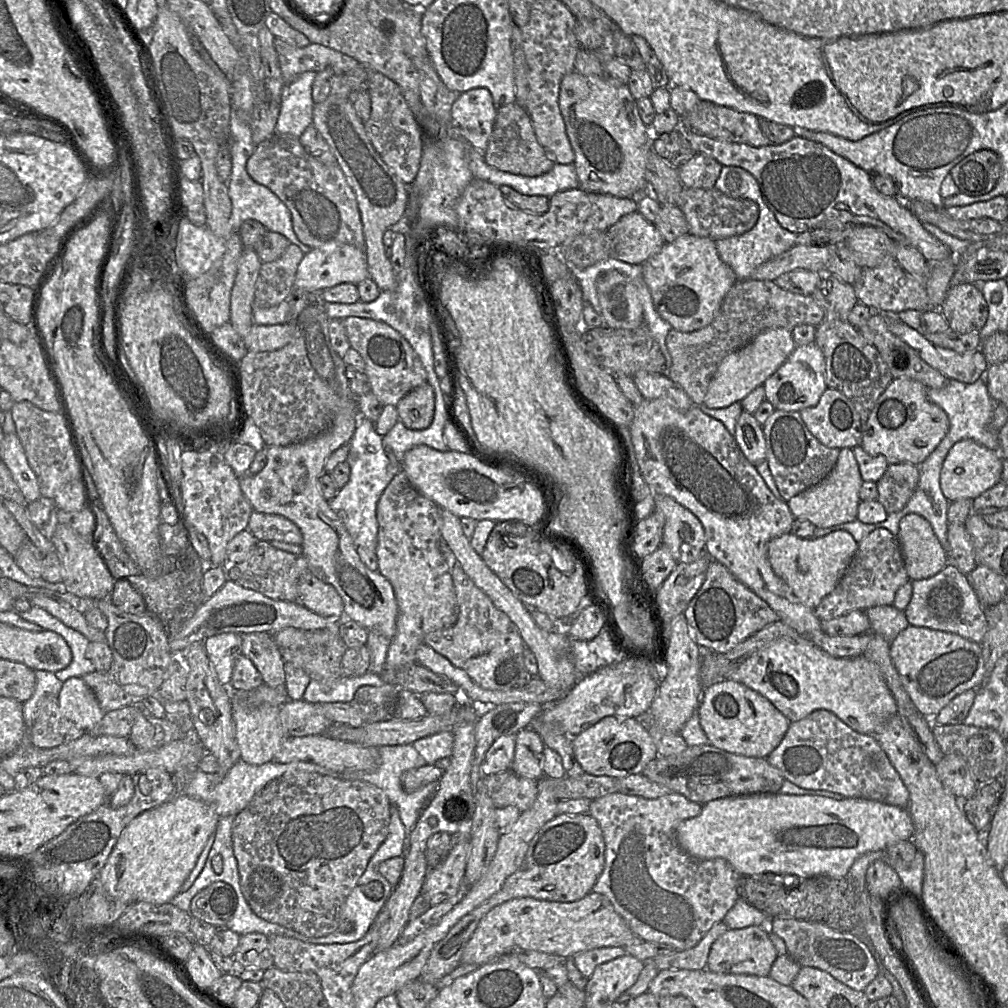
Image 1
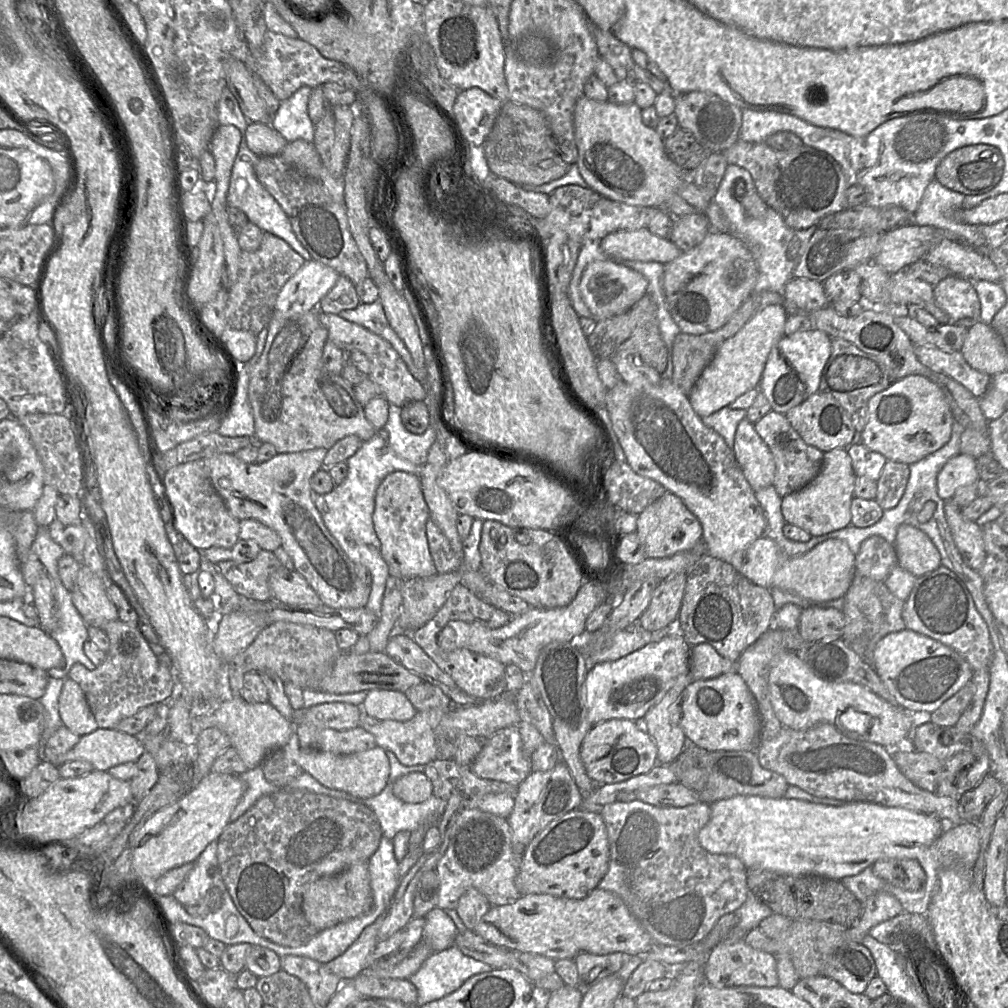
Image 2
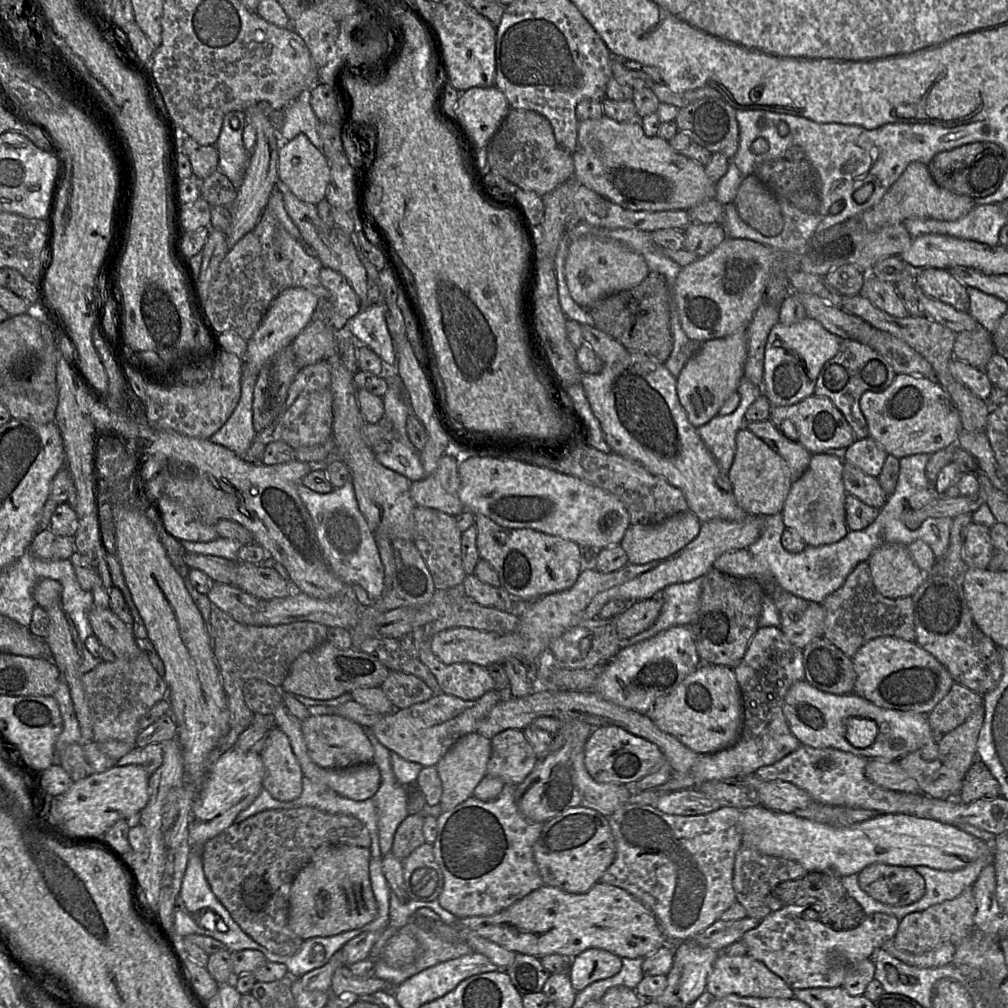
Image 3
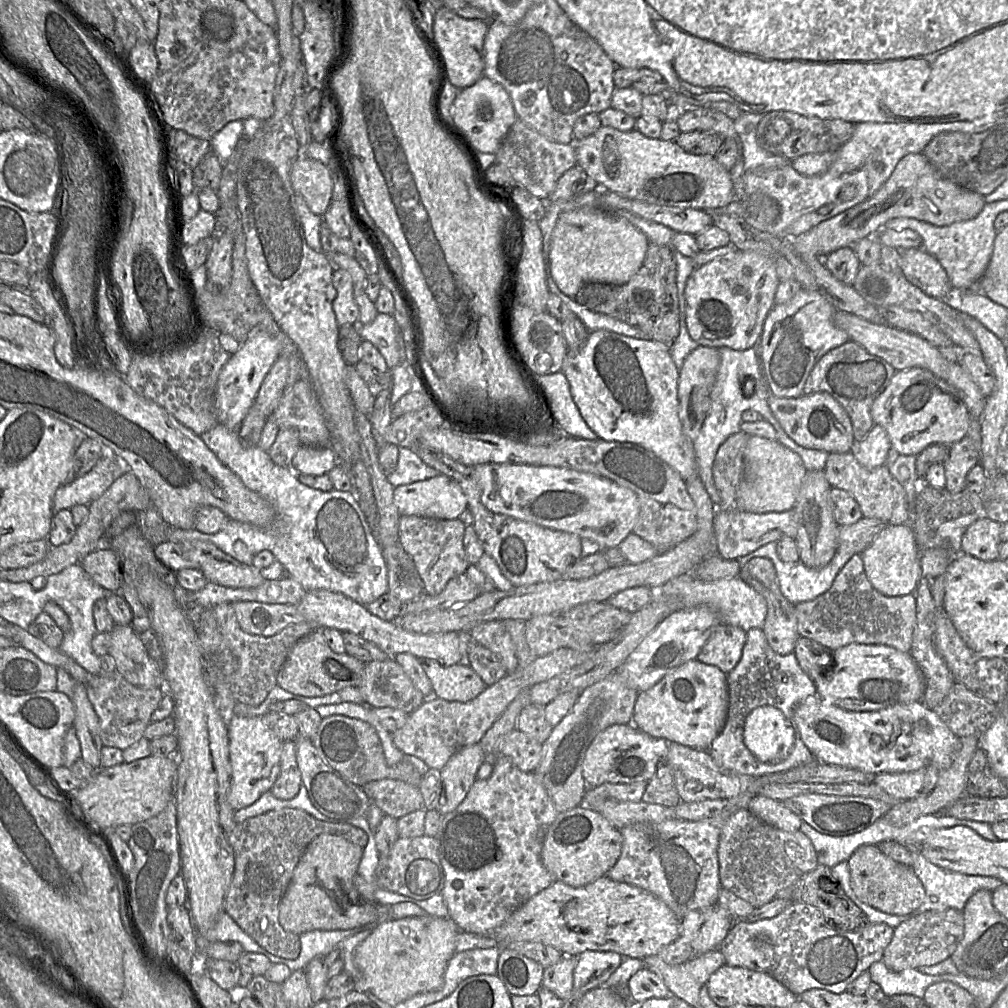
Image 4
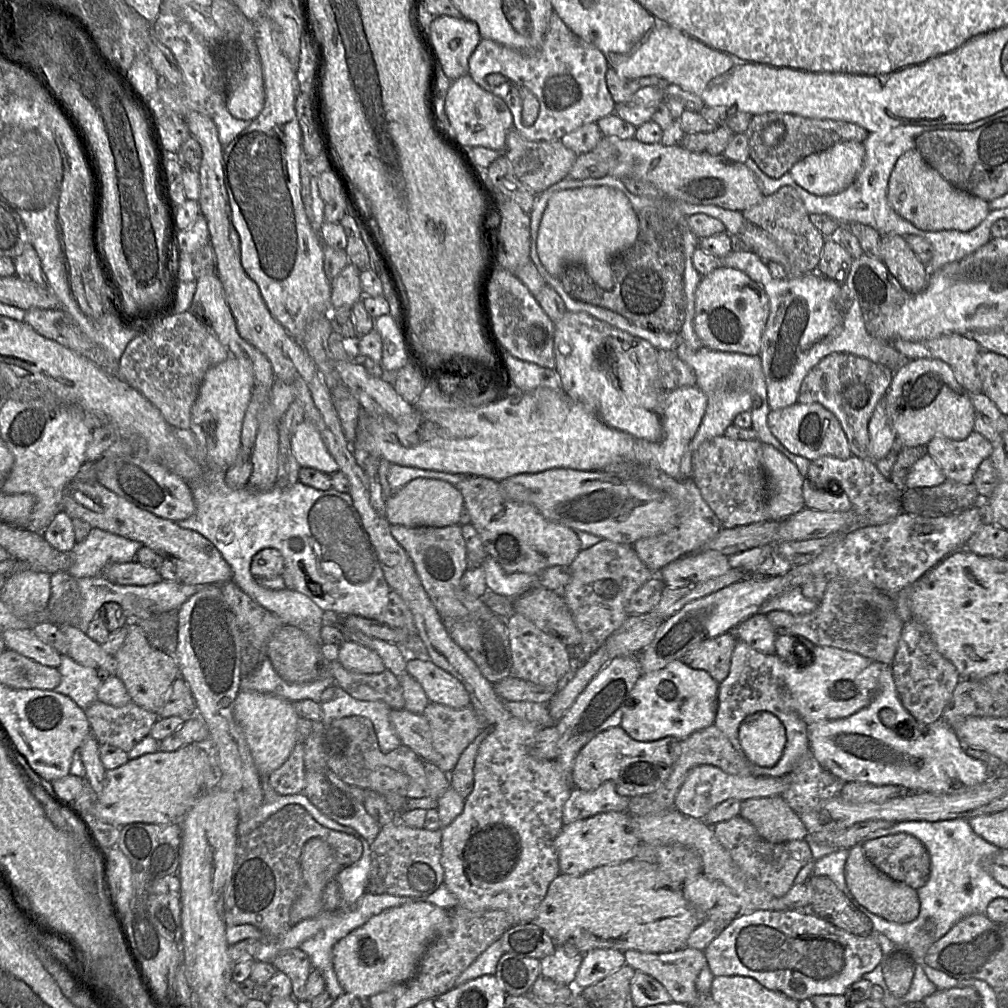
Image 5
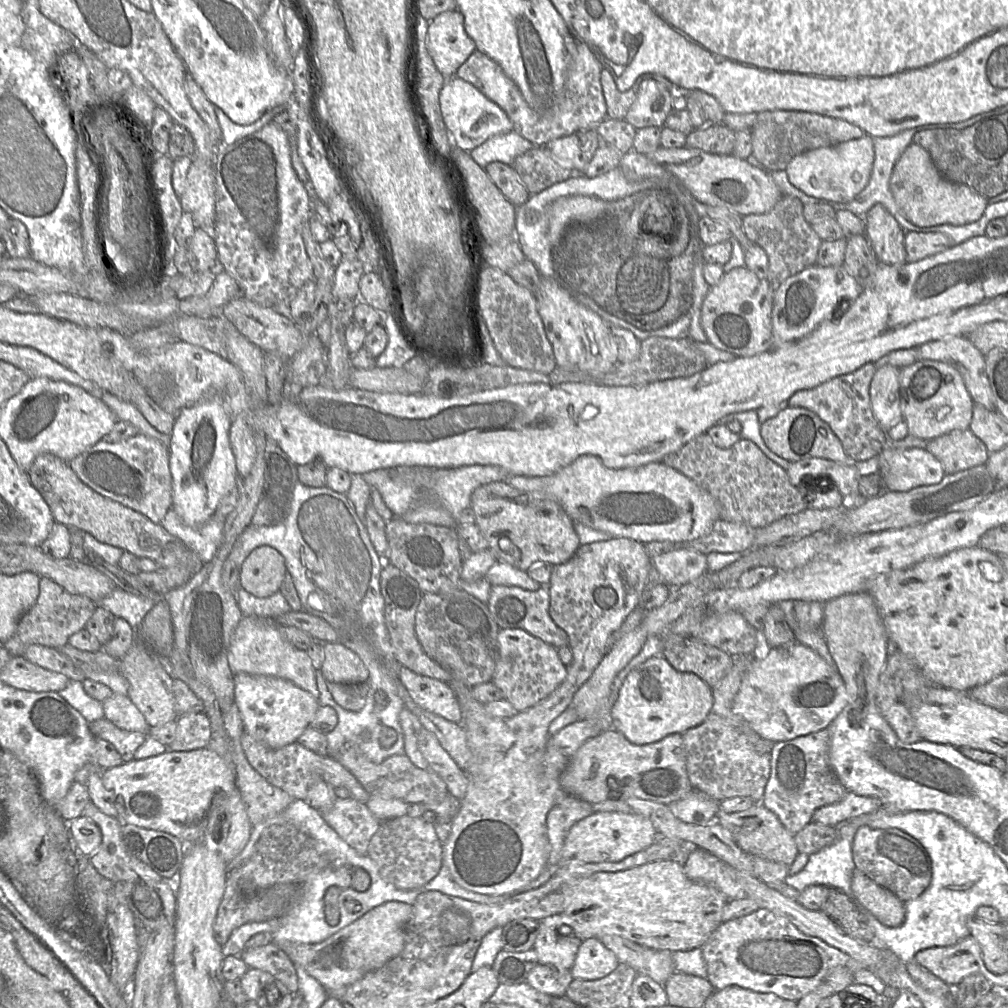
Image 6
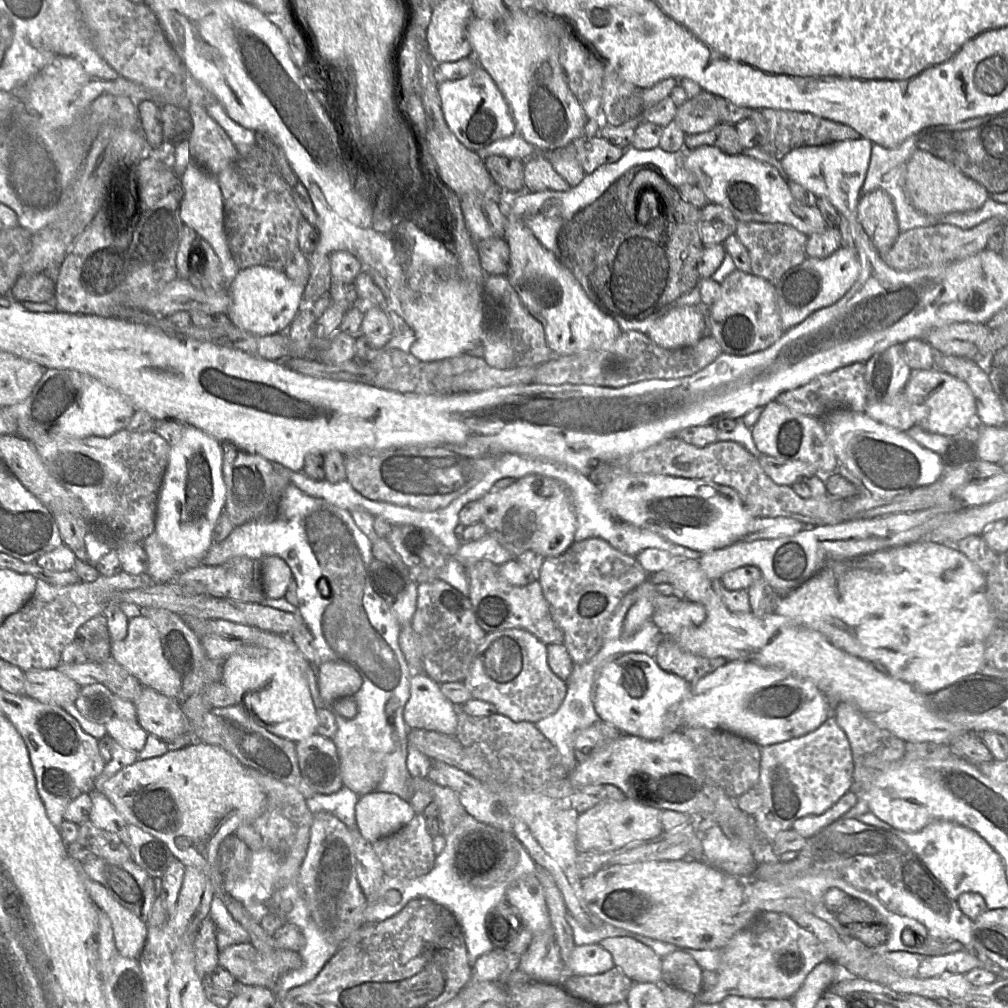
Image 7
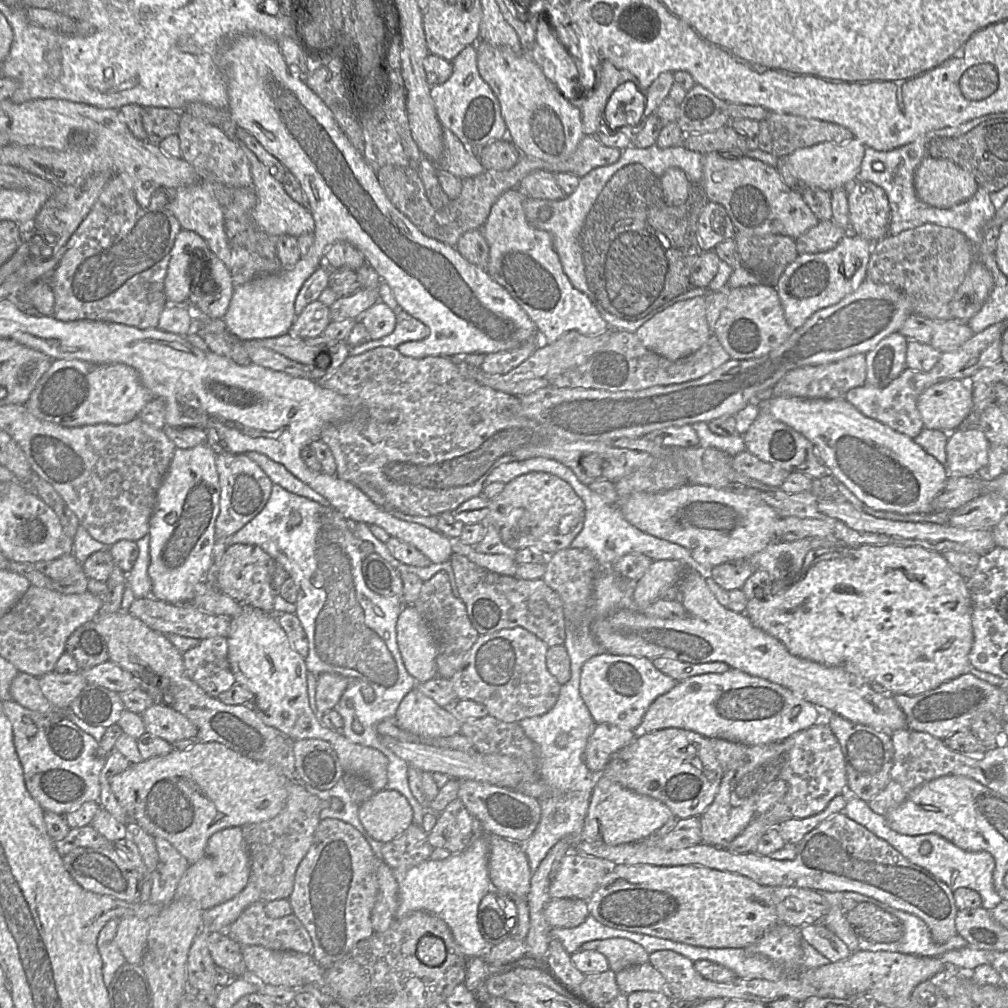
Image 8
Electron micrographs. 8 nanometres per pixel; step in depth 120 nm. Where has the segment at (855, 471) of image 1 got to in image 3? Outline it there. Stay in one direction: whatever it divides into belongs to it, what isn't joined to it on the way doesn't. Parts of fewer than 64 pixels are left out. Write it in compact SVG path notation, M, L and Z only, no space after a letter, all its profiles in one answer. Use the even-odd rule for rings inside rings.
M828 453L812 455L806 471L795 481L781 512L786 529L793 530L806 546L822 546L838 542L847 535L845 490L842 474L844 459Z

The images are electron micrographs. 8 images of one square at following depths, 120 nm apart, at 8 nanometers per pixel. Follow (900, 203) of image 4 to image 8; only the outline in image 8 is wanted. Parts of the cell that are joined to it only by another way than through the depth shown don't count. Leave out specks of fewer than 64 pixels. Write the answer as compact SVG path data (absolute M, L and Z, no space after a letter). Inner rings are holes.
M925 157L914 175L917 196L924 203L948 209L972 198L977 192L977 181L948 159Z

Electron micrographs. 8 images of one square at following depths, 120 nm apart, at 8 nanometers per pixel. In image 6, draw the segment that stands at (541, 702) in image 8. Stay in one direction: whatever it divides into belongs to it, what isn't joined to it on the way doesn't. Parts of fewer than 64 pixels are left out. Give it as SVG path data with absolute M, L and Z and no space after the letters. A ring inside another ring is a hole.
M517 628L500 629L497 636L498 657L491 682L495 684L518 712L527 710L551 694L565 679L567 666L559 658L557 648Z

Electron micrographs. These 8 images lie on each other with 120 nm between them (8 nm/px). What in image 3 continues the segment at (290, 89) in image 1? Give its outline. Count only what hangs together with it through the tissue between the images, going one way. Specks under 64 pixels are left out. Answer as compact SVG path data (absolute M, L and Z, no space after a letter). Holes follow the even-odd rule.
M310 91L308 94L301 94L285 108L284 119L278 133L282 141L289 141L299 134L304 134L317 149L322 151L318 119L310 105Z

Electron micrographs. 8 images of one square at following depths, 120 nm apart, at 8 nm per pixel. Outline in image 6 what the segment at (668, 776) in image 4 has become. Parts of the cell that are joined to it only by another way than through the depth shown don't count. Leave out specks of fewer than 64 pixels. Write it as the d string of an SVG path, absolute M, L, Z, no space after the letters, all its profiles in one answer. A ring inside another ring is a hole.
M710 713L698 726L681 734L686 751L686 769L689 781L699 790L718 802L727 798L744 796L760 802L770 775L770 750L773 742L761 738L752 730L740 730L720 716Z

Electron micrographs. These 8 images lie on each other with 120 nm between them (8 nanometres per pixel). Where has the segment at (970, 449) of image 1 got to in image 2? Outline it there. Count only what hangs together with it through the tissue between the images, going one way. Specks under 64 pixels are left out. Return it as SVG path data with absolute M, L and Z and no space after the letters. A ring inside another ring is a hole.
M959 453L950 458L940 470L937 477L937 493L941 499L948 501L953 498L958 488L978 481L976 459Z

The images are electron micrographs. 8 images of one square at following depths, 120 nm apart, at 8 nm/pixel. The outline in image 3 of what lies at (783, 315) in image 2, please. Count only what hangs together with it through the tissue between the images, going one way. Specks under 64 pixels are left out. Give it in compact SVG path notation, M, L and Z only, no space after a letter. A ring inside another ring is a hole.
M746 330L703 342L699 350L687 360L676 380L677 395L694 427L699 428L716 416L729 396L737 392L744 377L746 360Z

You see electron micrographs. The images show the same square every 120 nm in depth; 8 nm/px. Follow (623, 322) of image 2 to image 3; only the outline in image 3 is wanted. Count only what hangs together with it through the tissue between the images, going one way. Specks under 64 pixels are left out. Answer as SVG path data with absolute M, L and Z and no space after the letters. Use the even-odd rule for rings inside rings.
M650 271L638 285L605 296L586 308L594 320L594 326L622 343L629 352L639 352L664 363L673 349L670 327L670 290L663 275Z

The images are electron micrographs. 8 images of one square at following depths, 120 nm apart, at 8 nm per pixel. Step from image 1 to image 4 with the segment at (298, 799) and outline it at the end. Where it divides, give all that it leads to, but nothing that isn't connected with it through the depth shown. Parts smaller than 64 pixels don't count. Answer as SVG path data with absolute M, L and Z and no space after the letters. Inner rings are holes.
M282 808L249 818L237 823L228 835L229 843L235 854L235 867L232 881L225 896L224 911L262 948L274 956L293 960L300 954L299 936L286 931L279 922L279 904L305 849L314 838L321 834L343 837L362 849L368 843L367 834L360 828L348 823L323 822L296 808Z

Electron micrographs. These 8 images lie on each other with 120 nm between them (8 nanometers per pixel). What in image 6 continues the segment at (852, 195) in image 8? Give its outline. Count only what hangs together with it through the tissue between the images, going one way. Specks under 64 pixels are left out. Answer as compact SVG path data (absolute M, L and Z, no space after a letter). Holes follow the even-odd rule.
M881 204L874 205L865 216L865 236L879 260L887 265L906 263L906 232Z

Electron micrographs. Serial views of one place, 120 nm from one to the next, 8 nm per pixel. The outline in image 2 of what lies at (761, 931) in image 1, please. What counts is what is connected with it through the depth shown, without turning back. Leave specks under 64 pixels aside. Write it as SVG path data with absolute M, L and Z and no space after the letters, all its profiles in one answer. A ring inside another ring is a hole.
M722 940L707 955L703 966L704 982L716 988L756 986L777 987L776 958L773 954L755 949L741 940Z

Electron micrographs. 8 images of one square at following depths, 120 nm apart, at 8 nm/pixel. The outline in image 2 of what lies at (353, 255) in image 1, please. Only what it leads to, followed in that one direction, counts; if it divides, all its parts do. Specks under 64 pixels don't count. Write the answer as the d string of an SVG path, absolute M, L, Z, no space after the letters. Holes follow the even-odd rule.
M314 259L305 261L279 292L275 314L299 316L317 308L339 276L336 270Z

